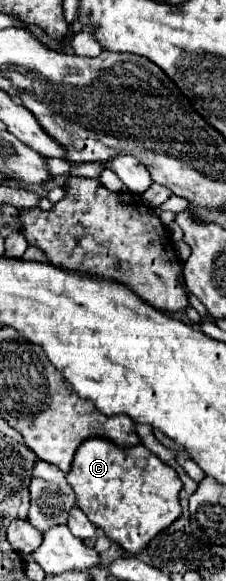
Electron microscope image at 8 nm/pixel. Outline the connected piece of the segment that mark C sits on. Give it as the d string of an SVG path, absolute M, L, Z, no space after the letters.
M87 438L81 442L81 446L75 452L75 460L71 466L71 472L67 474L69 484L77 492L77 506L87 514L87 518L101 528L113 542L117 542L123 550L137 554L145 544L163 528L167 528L171 522L175 522L181 516L181 506L179 506L179 490L181 490L181 480L179 474L159 460L151 450L147 450L143 444L129 446L129 448L119 448L115 442L107 438Z

